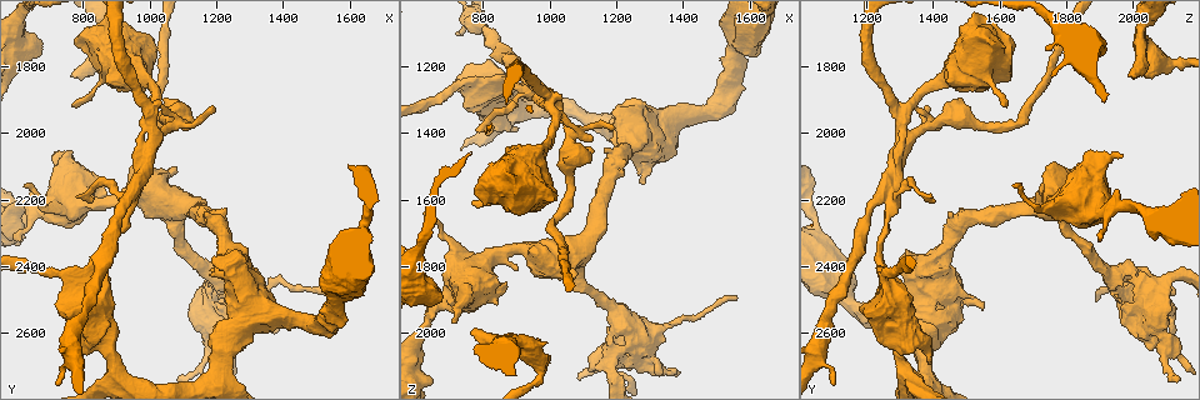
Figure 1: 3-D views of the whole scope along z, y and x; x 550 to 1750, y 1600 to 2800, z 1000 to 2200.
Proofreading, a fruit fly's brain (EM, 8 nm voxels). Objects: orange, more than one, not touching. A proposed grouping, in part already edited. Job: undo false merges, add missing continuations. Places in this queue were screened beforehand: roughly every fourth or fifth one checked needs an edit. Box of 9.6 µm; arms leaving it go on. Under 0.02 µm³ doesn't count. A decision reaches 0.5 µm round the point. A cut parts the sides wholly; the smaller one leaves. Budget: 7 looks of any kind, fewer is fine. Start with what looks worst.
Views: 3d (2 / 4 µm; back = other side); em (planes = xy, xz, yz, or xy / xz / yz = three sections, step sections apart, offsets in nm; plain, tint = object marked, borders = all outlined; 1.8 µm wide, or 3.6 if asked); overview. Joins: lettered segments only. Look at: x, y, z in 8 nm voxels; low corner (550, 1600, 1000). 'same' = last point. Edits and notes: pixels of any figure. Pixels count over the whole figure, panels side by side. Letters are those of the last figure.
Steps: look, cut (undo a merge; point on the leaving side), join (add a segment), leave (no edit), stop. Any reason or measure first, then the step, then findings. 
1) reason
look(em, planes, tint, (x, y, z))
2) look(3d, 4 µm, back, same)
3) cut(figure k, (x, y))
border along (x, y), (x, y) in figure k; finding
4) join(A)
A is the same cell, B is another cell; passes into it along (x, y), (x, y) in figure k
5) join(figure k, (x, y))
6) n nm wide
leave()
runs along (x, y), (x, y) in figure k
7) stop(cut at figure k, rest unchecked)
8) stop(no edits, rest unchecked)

look(em, planes, borders, (760, 1830, 2000))

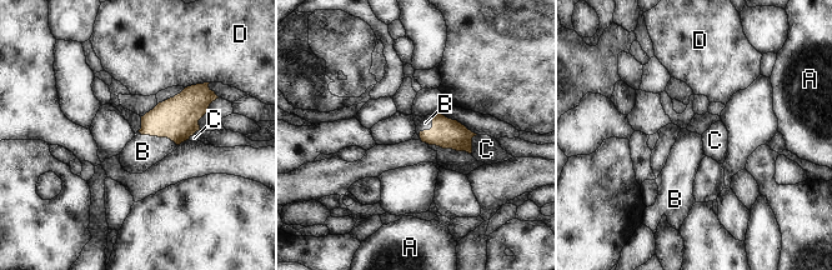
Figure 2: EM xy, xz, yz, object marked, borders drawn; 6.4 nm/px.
join(B)
B is the same cell, A, C and D are other cells; passes into it along (178, 118), (158, 136), (143, 151) in figure 2; it goes on there

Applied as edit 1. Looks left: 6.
look(em, xz, step 8, tint, (940, 2190, 1280))

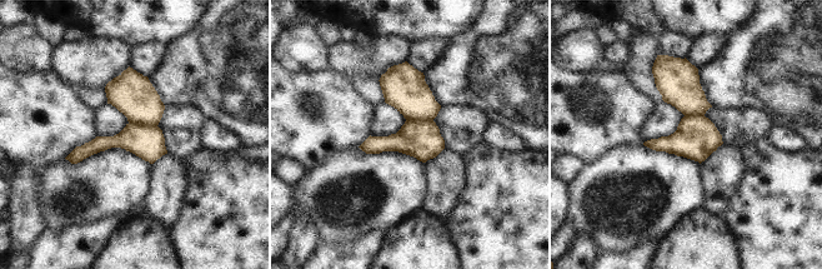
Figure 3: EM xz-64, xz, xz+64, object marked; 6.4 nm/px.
cut it another way
look(em, planes, borders, same)

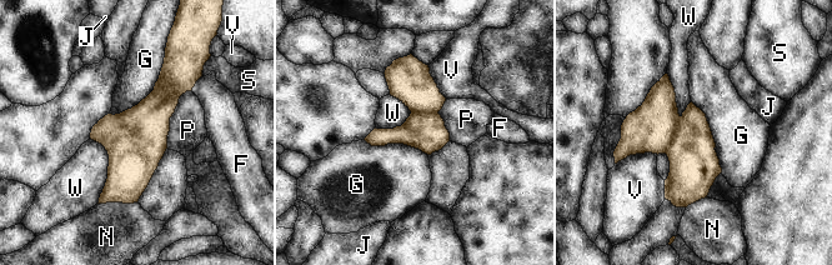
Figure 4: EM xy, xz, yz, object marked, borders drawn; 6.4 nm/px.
260 nm wide
cut(figure 4, (651, 126))
F, G, J, N, P, S, V and W are other cells; border along (681, 116), (672, 141), (665, 153) in figure 4; a second neuron is stuck on

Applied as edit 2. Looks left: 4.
thin neck
look(em, 3.6 µm, planes, tint, (830, 2570, 1290))

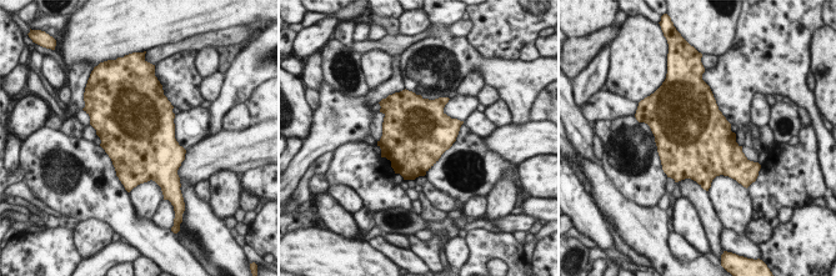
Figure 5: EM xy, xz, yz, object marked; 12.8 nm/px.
see the neighbours
look(em, 3.6 µm, planes, borders, same)

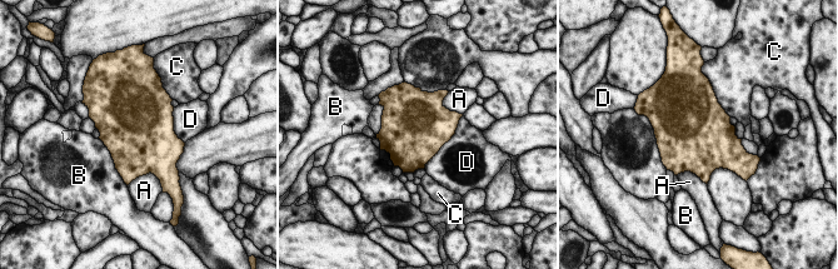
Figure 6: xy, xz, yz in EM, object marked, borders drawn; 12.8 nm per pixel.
leave()
A, B, C and D are other cells; border along (459, 119), (455, 133), (423, 168) in figure 6; continuous, no second neuron

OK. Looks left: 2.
stop(join at figure 2, cut at figure 4, rest unchecked)

